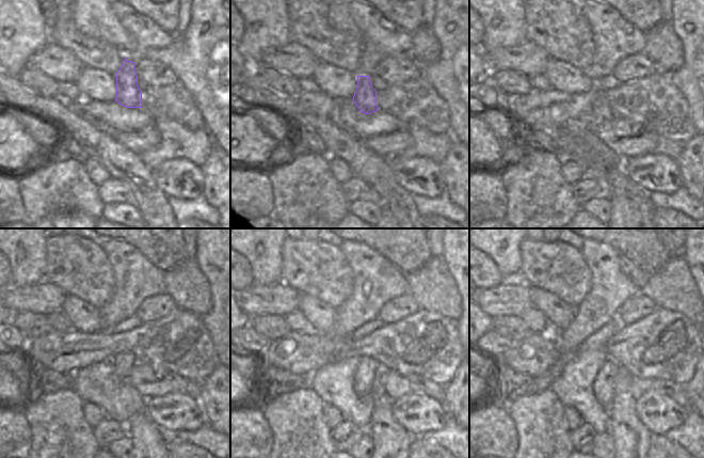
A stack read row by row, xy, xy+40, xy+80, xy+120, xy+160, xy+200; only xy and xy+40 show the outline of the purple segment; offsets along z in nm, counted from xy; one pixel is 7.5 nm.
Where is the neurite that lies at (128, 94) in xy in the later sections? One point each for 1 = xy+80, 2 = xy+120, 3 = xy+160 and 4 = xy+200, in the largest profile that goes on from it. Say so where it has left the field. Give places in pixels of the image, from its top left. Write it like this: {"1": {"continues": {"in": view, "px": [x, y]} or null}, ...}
{"1": {"continues": {"in": "xy+80", "px": [601, 112]}}, "2": {"continues": {"in": "xy+120", "px": [123, 363]}}, "3": {"continues": {"in": "xy+160", "px": [367, 368]}}, "4": {"continues": {"in": "xy+200", "px": [603, 388]}}}

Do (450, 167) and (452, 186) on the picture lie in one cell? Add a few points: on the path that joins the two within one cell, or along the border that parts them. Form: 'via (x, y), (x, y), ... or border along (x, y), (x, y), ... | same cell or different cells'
via (452, 171), (452, 182) | same cell

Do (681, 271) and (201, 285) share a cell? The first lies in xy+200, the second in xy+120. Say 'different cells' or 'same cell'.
same cell

